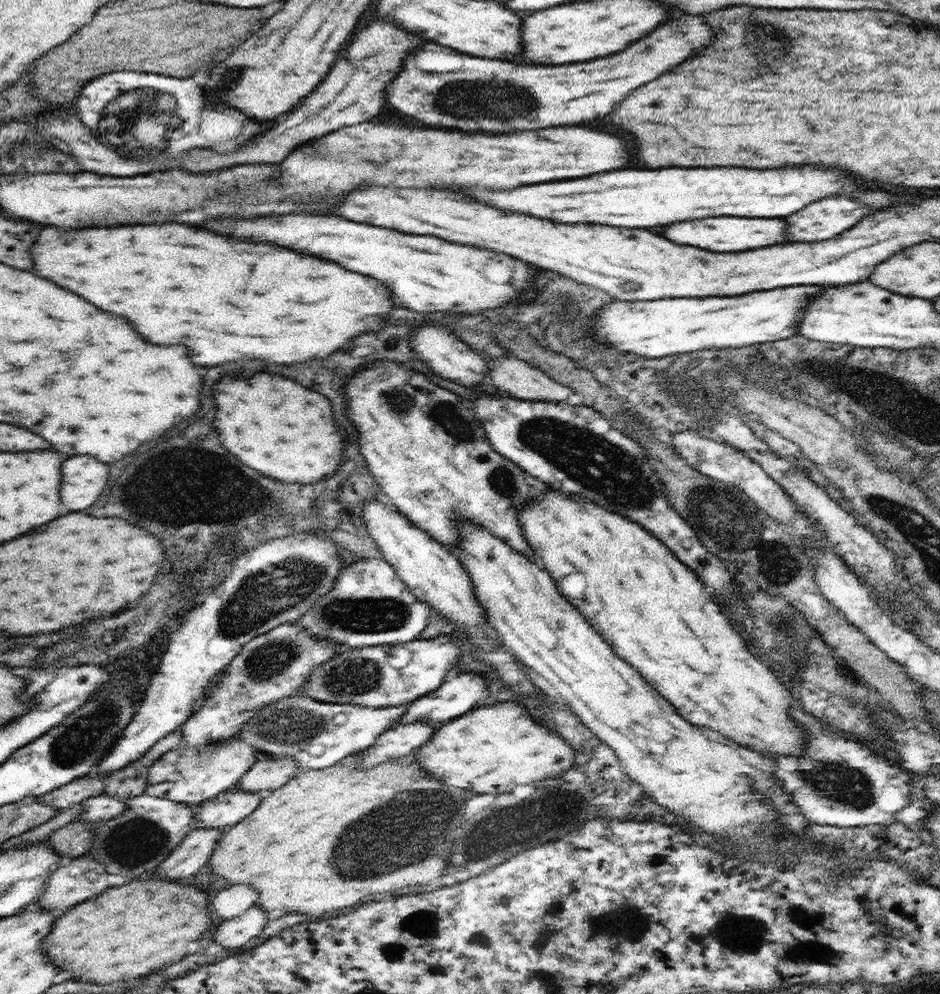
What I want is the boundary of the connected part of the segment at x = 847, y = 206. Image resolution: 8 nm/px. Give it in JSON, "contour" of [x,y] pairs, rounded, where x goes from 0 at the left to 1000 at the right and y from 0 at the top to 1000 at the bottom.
{"contour":[[[900,197],[877,199],[866,205],[860,205],[855,211],[836,219],[836,241],[881,241],[913,225],[921,215],[921,209],[917,209],[913,201],[904,201]]]}

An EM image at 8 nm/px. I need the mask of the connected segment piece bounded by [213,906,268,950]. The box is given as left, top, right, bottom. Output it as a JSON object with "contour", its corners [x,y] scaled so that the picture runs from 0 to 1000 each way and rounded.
{"contour":[[[266,911],[260,920],[238,927],[231,933],[227,942],[228,948],[241,955],[255,956],[262,948],[274,942],[285,927],[274,911]]]}

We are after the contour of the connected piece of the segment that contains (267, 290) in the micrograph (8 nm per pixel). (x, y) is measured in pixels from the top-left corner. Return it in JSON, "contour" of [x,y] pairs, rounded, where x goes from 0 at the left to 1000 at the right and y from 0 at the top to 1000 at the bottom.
{"contour":[[[162,225],[162,227],[130,227],[130,229],[94,229],[91,233],[68,233],[60,231],[55,227],[47,229],[40,243],[34,249],[36,258],[36,270],[40,278],[49,278],[51,282],[57,282],[57,286],[72,290],[77,294],[83,294],[87,300],[96,302],[100,308],[109,310],[111,314],[126,316],[132,320],[138,320],[138,326],[145,334],[151,336],[153,342],[160,342],[162,346],[196,346],[200,348],[202,360],[206,366],[215,368],[232,368],[253,362],[266,362],[266,360],[279,360],[289,366],[313,366],[313,364],[326,364],[332,360],[347,360],[362,352],[366,346],[370,346],[374,340],[387,336],[387,334],[402,334],[409,326],[409,320],[417,312],[417,294],[411,290],[411,286],[398,282],[396,278],[385,278],[381,274],[372,274],[364,270],[362,266],[353,262],[343,262],[336,258],[317,256],[309,249],[291,247],[291,245],[270,245],[260,241],[249,241],[245,237],[236,237],[223,231],[211,231],[196,225]]]}

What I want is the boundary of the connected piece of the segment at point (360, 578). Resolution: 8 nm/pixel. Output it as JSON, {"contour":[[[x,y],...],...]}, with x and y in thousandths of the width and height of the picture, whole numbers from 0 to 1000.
{"contour":[[[395,561],[395,562],[387,562],[383,563],[379,566],[374,566],[370,568],[369,570],[365,571],[361,578],[357,580],[357,586],[355,586],[355,590],[353,590],[353,593],[351,593],[347,599],[343,599],[334,608],[332,611],[329,612],[328,615],[326,615],[319,622],[318,622],[318,630],[322,632],[326,636],[329,636],[330,638],[335,638],[335,640],[339,640],[339,642],[350,642],[353,646],[356,646],[357,648],[362,648],[365,650],[368,650],[369,652],[387,652],[387,651],[395,651],[400,650],[403,648],[411,647],[412,649],[415,648],[426,648],[426,647],[433,647],[437,644],[447,642],[446,638],[453,632],[453,629],[455,628],[455,621],[457,618],[459,610],[454,606],[449,606],[448,604],[445,604],[438,596],[436,596],[436,593],[432,591],[432,587],[428,585],[428,581],[426,581],[421,574],[418,572],[418,569],[409,561]]]}

